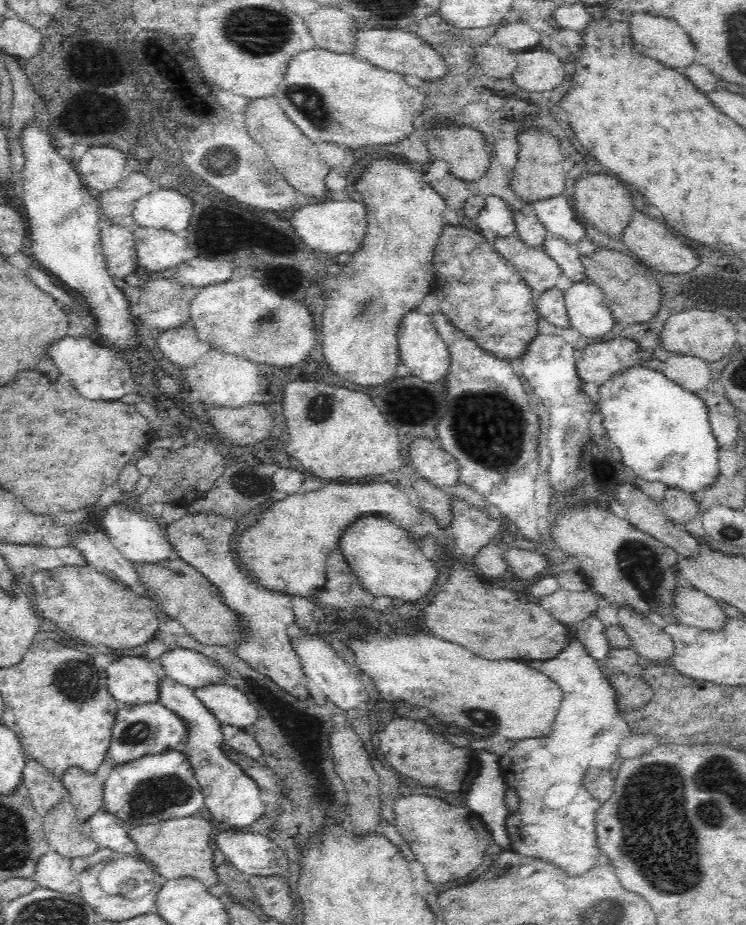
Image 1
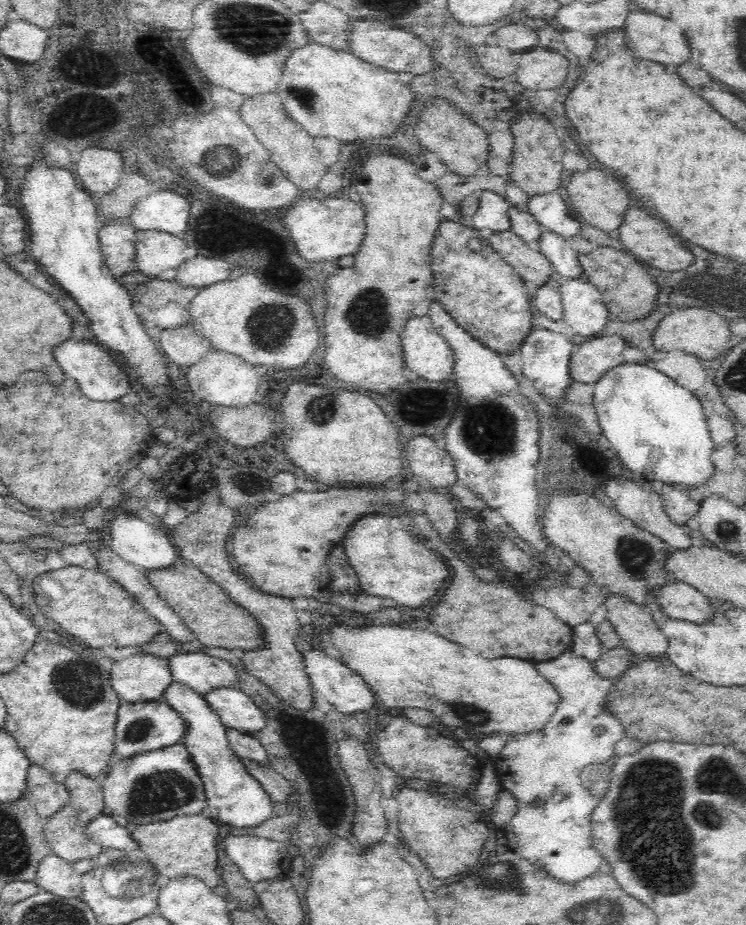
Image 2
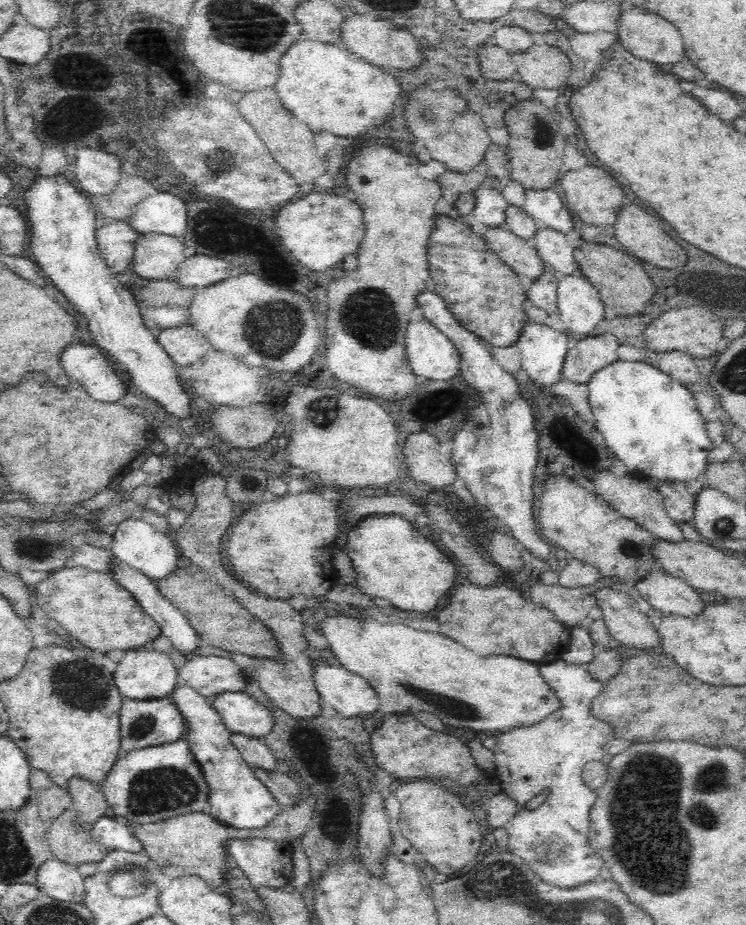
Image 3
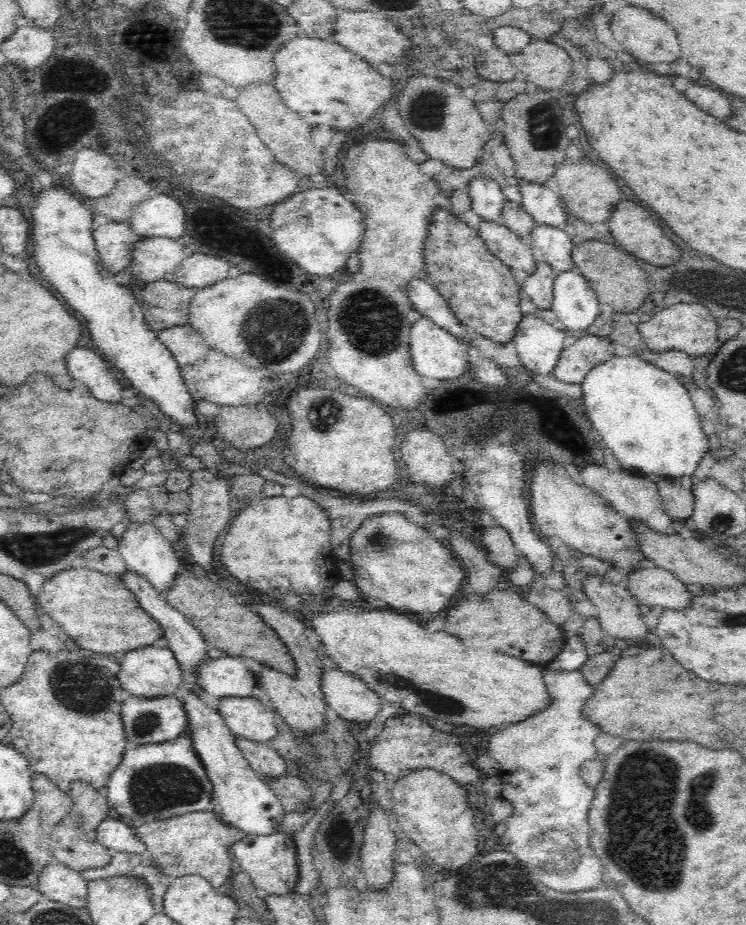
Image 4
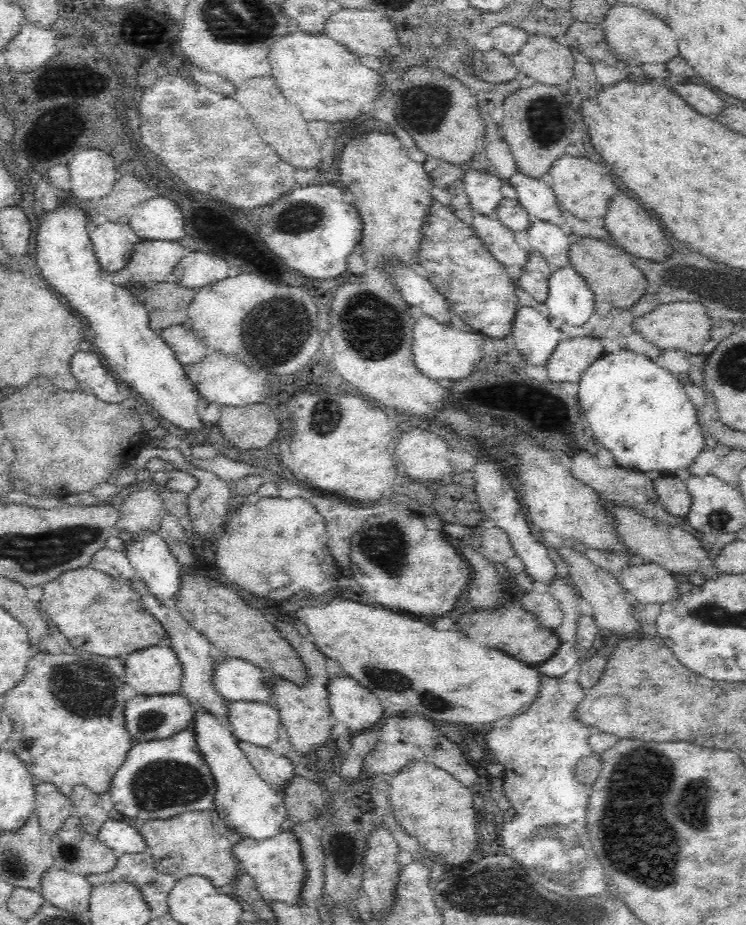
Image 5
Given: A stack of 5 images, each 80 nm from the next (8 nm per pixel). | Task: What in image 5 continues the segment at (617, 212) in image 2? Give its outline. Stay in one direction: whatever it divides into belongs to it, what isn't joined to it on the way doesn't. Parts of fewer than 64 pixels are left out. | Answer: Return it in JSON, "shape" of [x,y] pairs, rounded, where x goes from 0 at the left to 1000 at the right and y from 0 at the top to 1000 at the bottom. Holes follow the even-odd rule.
{"shape":[[[761,164],[756,165],[739,177],[733,192],[744,213],[748,215],[749,226],[761,227],[773,236],[784,239],[808,237],[812,227],[815,227],[816,216],[828,208],[815,182],[787,171],[784,166],[772,169]]]}

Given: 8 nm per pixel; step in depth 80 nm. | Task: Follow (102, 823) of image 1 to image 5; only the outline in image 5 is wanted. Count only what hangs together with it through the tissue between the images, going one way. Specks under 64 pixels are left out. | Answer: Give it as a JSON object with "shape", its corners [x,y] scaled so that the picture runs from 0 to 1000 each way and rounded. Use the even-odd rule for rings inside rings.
{"shape":[[[145,885],[127,906],[160,924],[200,921],[186,896],[172,892],[166,886]]]}

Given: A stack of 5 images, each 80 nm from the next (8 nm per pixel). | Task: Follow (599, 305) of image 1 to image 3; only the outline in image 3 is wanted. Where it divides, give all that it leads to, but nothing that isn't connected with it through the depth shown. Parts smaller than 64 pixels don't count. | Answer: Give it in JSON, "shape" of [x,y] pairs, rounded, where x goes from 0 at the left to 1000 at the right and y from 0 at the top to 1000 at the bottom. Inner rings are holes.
{"shape":[[[777,295],[749,298],[745,329],[764,363],[788,362],[810,345],[811,330],[803,316]]]}

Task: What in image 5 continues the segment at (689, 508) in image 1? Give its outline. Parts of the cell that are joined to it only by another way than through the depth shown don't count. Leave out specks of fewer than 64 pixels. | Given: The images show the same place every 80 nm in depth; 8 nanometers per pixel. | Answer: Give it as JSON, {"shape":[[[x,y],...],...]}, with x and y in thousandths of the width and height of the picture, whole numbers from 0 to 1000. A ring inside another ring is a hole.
{"shape":[[[886,512],[875,519],[875,530],[882,538],[882,545],[895,556],[918,559],[925,551],[926,536],[914,518],[903,512]]]}

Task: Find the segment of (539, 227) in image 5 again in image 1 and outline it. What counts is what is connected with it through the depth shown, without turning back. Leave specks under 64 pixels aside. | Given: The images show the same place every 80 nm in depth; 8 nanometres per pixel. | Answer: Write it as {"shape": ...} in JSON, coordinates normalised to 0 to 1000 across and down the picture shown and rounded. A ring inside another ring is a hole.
{"shape":[[[732,255],[727,270],[745,282],[753,298],[769,305],[786,304],[787,296],[779,282],[779,275],[769,264],[753,256]]]}

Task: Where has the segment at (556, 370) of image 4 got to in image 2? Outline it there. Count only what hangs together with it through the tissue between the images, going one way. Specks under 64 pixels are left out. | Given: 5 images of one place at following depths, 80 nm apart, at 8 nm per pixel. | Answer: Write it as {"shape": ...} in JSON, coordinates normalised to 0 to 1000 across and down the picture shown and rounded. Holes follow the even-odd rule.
{"shape":[[[796,363],[780,370],[764,384],[763,409],[783,415],[795,415],[820,397],[839,392],[834,379],[842,375],[831,363]]]}

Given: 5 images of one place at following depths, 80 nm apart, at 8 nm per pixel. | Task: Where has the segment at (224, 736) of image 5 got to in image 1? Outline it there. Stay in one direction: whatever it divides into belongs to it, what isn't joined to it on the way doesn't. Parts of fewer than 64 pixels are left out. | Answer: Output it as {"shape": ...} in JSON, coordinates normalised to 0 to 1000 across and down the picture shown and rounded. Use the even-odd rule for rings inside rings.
{"shape":[[[223,730],[221,733],[217,733],[213,759],[249,778],[249,783],[252,783],[253,791],[249,795],[244,809],[249,816],[252,816],[255,826],[260,829],[263,842],[265,842],[265,845],[271,849],[275,861],[275,872],[279,874],[284,886],[290,891],[300,889],[300,891],[307,891],[308,894],[316,893],[324,895],[336,893],[336,891],[340,891],[342,886],[349,886],[354,880],[363,880],[365,875],[351,865],[351,856],[346,846],[335,841],[319,825],[308,821],[306,814],[303,814],[303,810],[298,808],[298,804],[303,803],[300,792],[298,791],[298,782],[292,778],[292,775],[273,762],[272,757],[265,756],[259,746],[252,742],[236,738],[236,736]]]}

